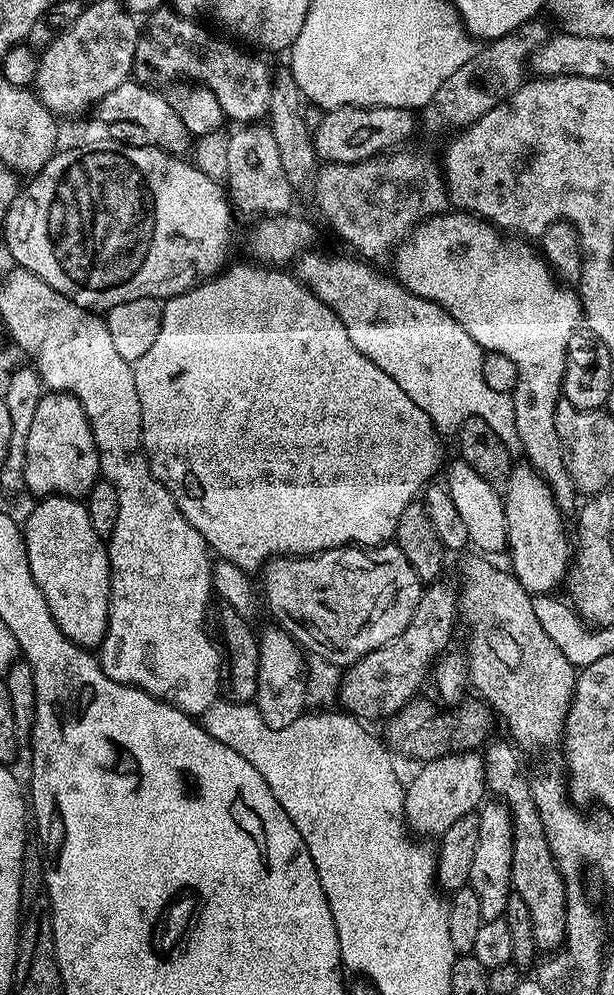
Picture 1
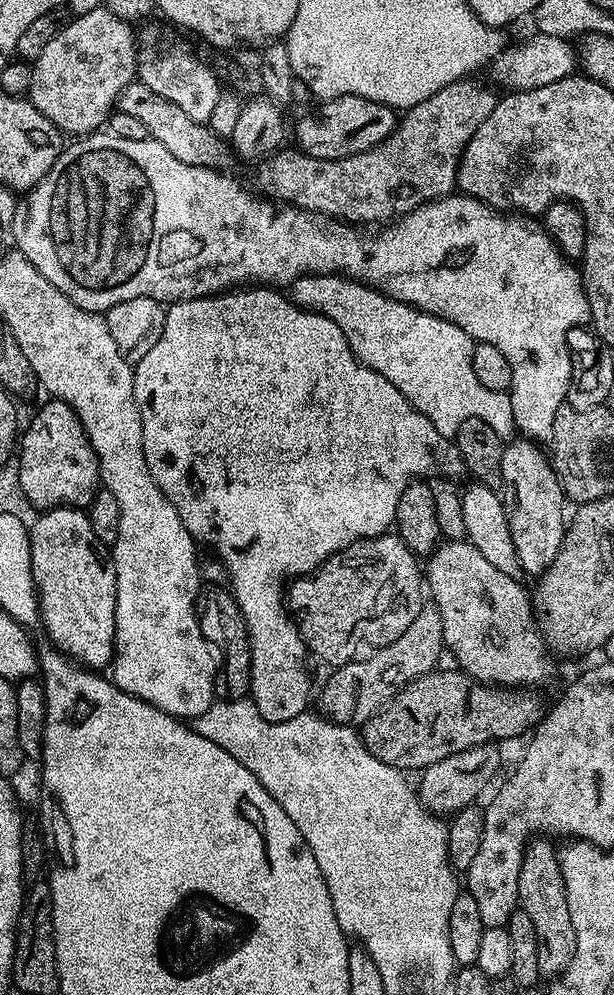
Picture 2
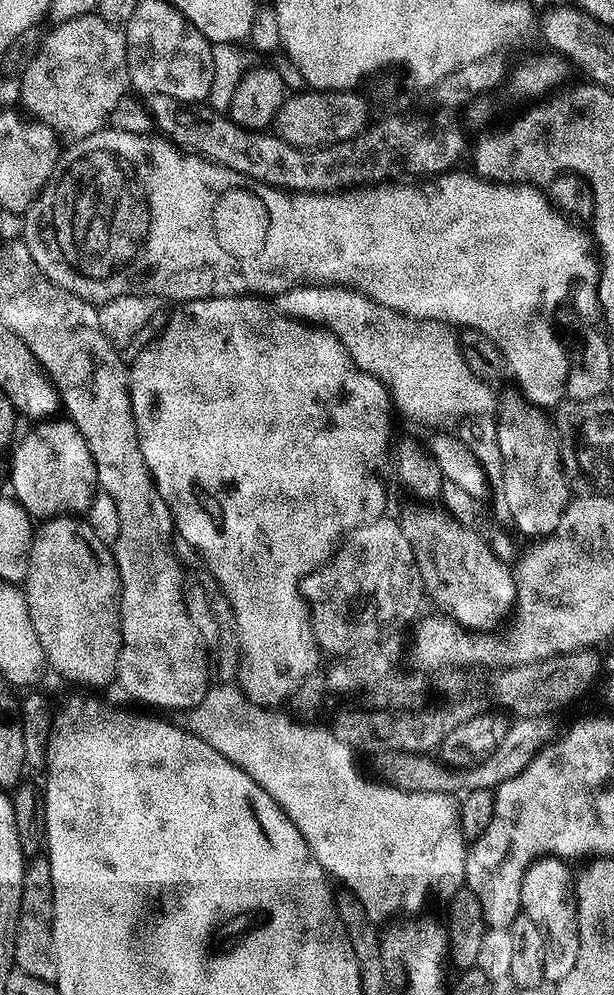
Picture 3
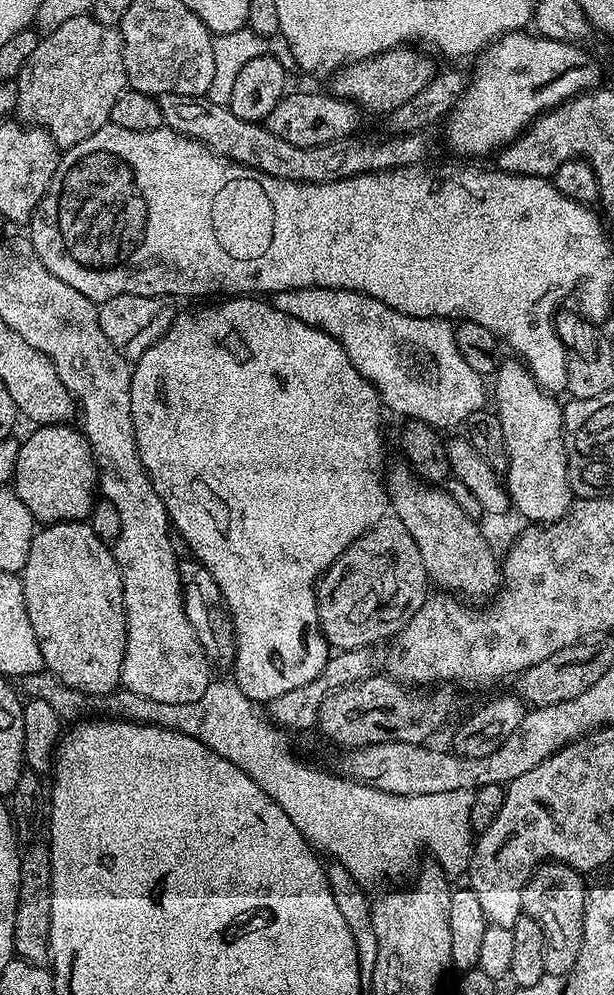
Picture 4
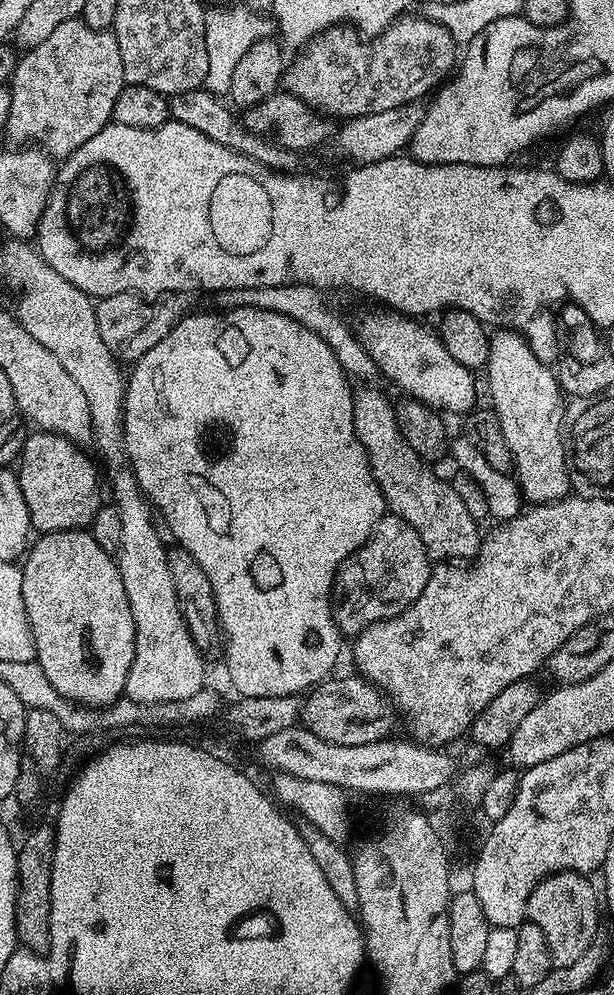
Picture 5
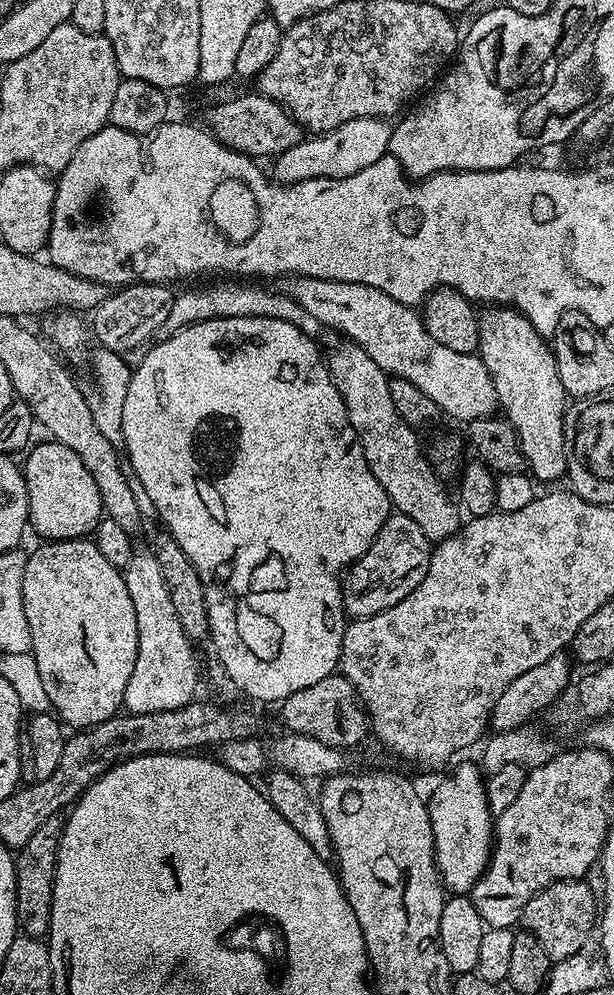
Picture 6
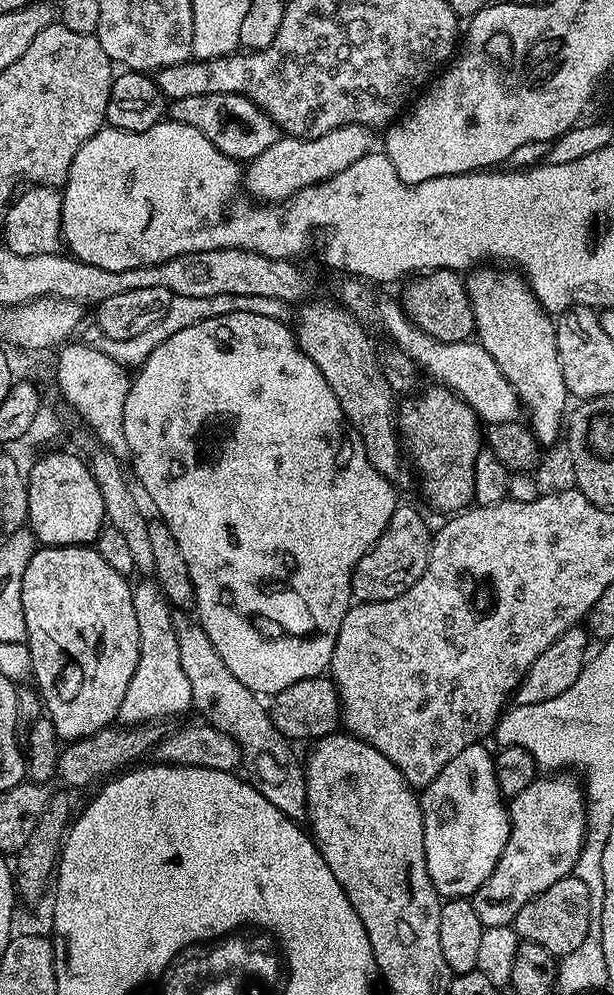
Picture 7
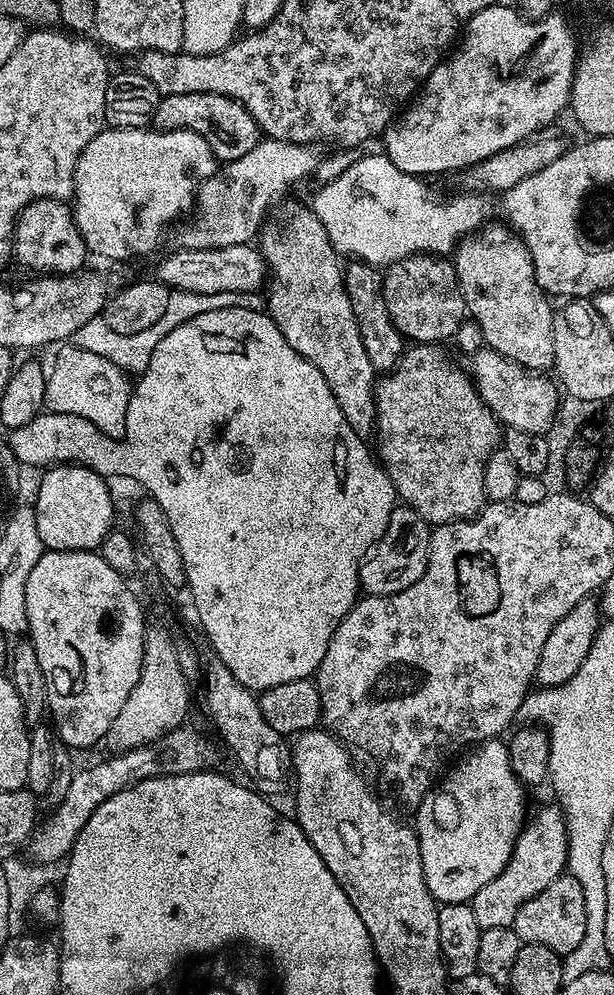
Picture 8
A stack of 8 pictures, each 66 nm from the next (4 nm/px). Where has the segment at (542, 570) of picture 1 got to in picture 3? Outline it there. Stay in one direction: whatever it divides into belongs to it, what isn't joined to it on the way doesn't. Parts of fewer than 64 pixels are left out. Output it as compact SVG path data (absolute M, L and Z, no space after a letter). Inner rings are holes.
M523 395L503 397L502 412L504 408L504 420L498 423L498 446L502 446L502 458L504 459L504 500L508 503L508 512L516 523L516 528L528 538L543 538L549 536L558 526L562 514L566 510L570 499L568 480L564 477L564 464L560 461L560 442L557 429L547 420L545 413L535 404L529 404Z

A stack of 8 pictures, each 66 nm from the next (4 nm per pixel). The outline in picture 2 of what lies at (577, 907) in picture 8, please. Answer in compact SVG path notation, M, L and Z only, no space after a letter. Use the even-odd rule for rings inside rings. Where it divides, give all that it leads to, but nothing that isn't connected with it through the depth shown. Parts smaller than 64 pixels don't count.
M533 838L528 841L528 845L524 848L524 857L522 858L522 866L518 870L518 894L516 899L519 907L526 913L530 914L530 922L534 922L534 930L538 934L538 970L541 977L552 978L557 974L563 972L564 967L570 962L570 958L574 958L574 950L576 949L576 935L574 934L574 922L570 922L570 906L566 902L566 886L564 885L564 879L562 878L562 870L560 869L560 857L558 855L557 845L552 845L553 841L548 838Z

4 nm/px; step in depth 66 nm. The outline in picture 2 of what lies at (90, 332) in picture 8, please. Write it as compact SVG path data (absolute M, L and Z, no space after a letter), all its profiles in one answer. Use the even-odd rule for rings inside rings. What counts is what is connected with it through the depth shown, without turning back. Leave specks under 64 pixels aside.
M321 272L319 274L309 274L299 276L290 285L290 299L299 304L301 308L309 308L312 312L321 312L346 338L350 350L370 370L382 374L403 396L414 405L438 430L438 434L449 438L455 437L458 426L466 422L466 418L482 418L493 430L501 436L508 438L513 435L516 428L516 419L512 413L512 398L508 392L495 392L486 390L482 382L478 382L478 374L474 374L474 362L472 361L472 345L474 343L471 336L466 334L454 322L444 320L434 312L424 312L421 308L416 308L412 304L407 304L402 300L396 300L393 296L388 296L385 292L379 292L377 288L372 288L369 284L364 284L361 280L353 279L347 274L333 274Z

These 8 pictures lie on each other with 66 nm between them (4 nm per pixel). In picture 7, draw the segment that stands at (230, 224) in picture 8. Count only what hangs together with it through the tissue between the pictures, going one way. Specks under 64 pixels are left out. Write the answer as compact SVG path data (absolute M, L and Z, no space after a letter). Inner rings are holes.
M364 124L342 126L338 130L330 130L330 134L322 134L309 140L284 136L276 140L270 150L262 150L262 154L255 156L247 165L242 176L243 187L249 197L260 202L289 200L295 192L334 178L334 174L346 170L346 166L354 166L358 158L373 151L372 136L373 129Z

